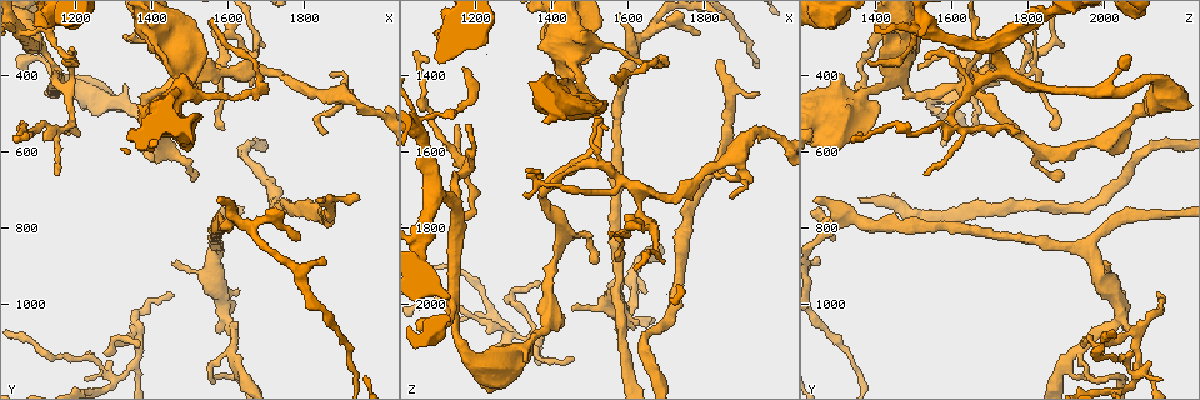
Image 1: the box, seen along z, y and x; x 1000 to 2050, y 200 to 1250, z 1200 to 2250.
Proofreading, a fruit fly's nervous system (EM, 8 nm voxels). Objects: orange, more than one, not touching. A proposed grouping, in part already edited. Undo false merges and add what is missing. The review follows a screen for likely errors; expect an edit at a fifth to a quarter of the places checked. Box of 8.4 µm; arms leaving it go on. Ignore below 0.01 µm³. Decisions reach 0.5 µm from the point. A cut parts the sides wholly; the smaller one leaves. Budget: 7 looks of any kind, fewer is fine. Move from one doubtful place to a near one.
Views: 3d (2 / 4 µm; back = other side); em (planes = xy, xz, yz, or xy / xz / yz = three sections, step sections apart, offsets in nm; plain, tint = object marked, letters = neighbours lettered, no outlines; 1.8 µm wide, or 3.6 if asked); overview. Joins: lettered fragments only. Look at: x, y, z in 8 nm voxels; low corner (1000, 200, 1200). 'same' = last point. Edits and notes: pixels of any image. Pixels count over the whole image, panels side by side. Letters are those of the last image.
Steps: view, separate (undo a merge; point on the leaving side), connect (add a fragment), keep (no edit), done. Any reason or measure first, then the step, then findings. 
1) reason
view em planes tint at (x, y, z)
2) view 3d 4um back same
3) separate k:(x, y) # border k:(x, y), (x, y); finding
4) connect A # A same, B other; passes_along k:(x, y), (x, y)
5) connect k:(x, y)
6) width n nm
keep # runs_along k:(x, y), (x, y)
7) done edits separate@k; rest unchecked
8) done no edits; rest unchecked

abrupt turn
view em yz step 4 tint at (1680, 375, 1360)

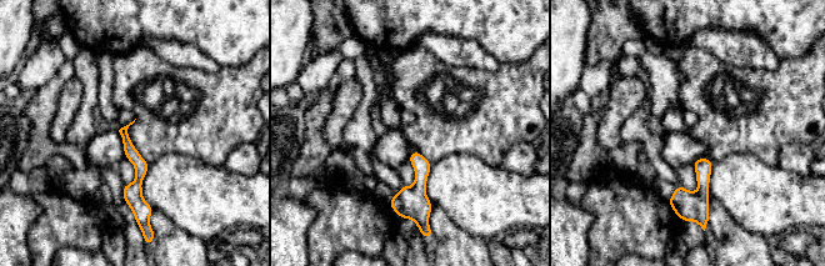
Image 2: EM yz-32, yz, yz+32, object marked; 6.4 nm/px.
another direction
view em planes tint same

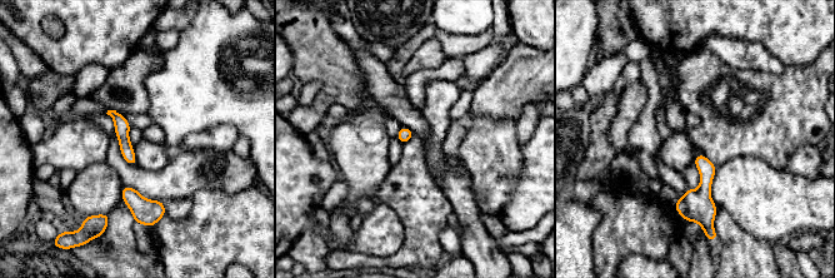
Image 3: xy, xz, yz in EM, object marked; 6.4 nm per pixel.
view em planes letters same

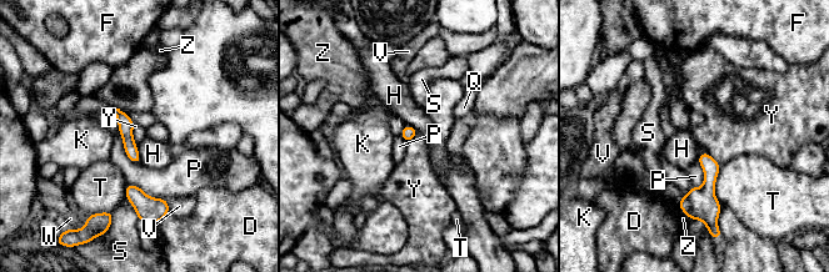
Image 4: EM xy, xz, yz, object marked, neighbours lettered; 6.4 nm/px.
keep # D other, F other, H other, K other, P other, Q other, S other, T other, V other, W other, Y other, Z other; border 4:(134, 125), (133, 140), (136, 145); continuous, no second neuron

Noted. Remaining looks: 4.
view 3d 2um at (1490, 410, 1625)

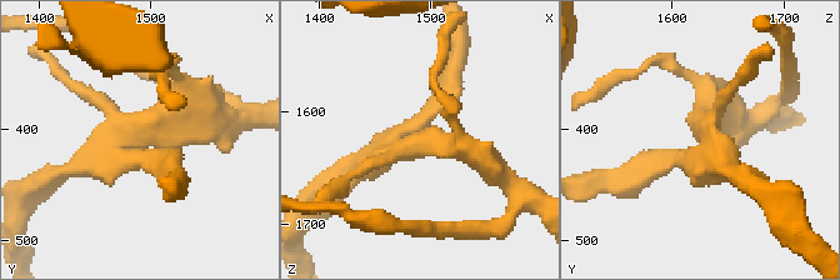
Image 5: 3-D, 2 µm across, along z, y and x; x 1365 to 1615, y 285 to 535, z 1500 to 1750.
now the EM
view em yz step 4 tint at (1496, 414, 1624)

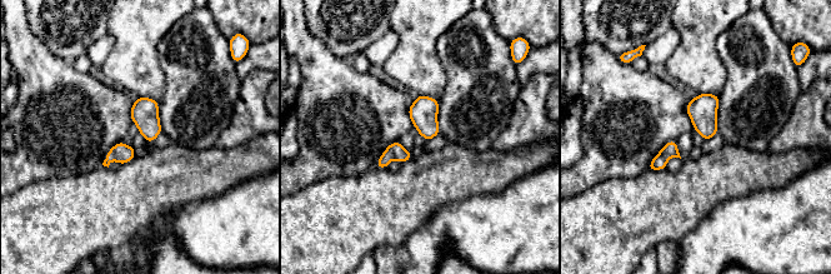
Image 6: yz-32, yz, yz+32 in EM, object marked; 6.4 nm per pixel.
view em planes letters same

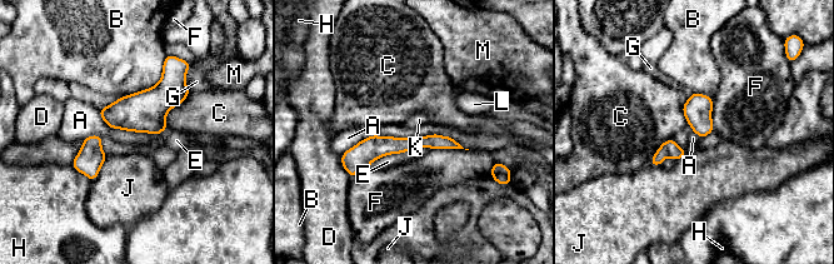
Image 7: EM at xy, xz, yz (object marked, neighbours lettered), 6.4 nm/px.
keep # A other, B other, C other, D other, E other, F other, G other, H other, J other, K other, L other, M other; all the same neuron

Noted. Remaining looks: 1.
done no edits; rest unchecked

